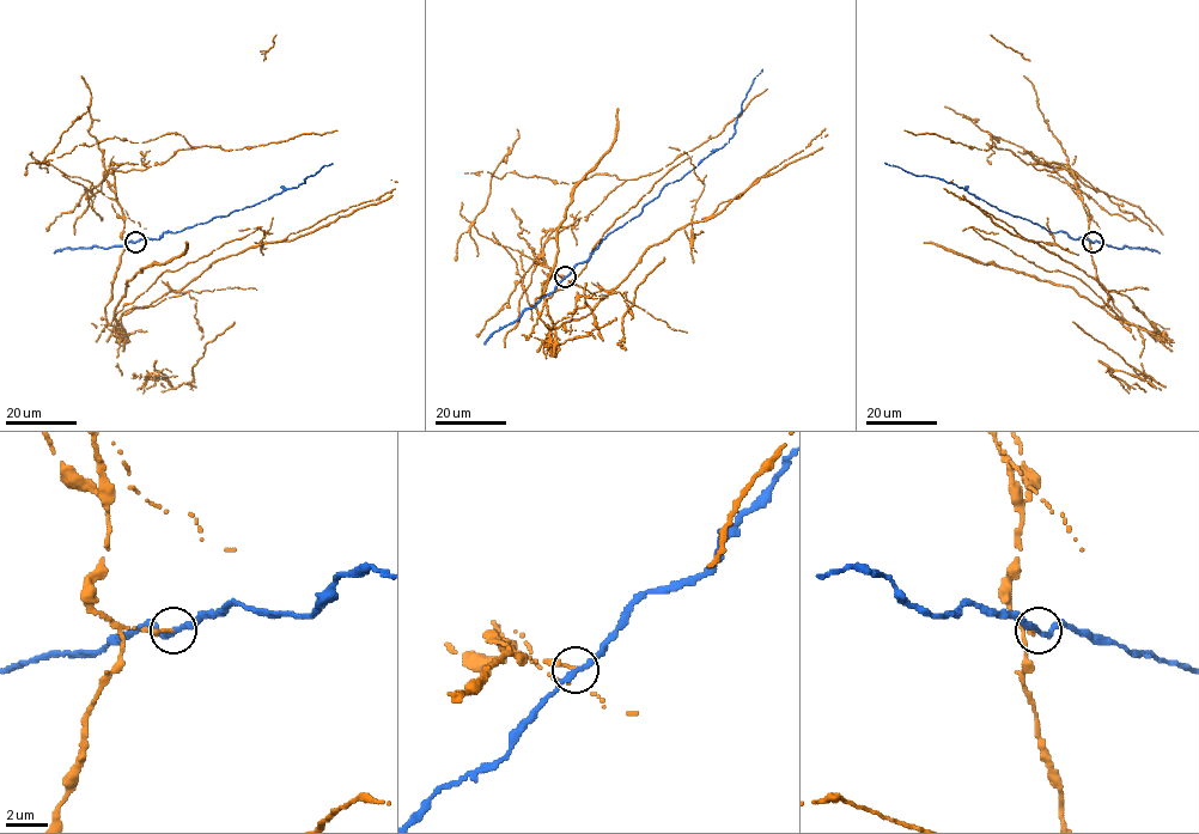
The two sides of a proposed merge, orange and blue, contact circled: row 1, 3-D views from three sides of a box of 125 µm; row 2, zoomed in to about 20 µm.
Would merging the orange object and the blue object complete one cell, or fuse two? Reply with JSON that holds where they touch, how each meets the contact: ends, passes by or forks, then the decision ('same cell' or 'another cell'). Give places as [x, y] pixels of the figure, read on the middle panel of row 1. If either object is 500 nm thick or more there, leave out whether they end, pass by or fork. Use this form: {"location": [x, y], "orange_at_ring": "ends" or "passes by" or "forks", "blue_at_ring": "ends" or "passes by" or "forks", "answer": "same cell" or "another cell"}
{"location": [565, 277], "orange_at_ring": "ends", "blue_at_ring": "passes by", "answer": "another cell"}

